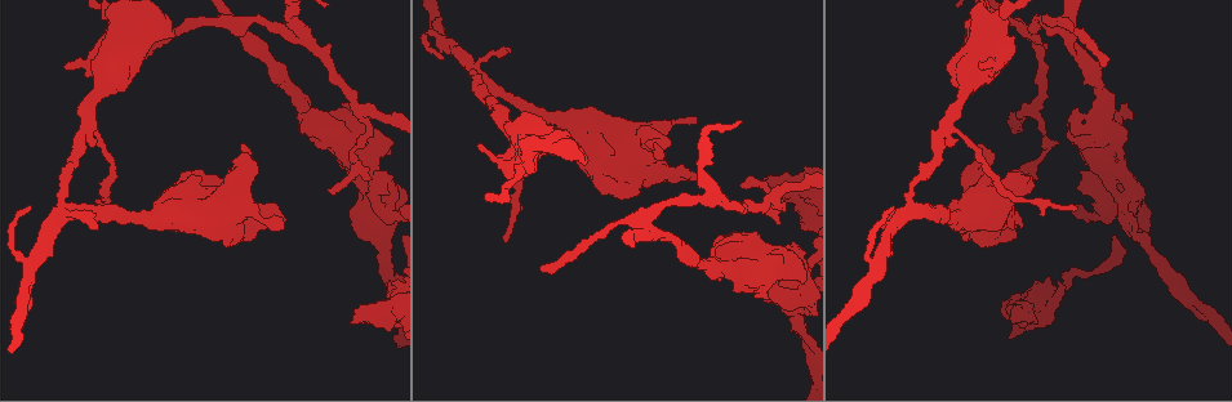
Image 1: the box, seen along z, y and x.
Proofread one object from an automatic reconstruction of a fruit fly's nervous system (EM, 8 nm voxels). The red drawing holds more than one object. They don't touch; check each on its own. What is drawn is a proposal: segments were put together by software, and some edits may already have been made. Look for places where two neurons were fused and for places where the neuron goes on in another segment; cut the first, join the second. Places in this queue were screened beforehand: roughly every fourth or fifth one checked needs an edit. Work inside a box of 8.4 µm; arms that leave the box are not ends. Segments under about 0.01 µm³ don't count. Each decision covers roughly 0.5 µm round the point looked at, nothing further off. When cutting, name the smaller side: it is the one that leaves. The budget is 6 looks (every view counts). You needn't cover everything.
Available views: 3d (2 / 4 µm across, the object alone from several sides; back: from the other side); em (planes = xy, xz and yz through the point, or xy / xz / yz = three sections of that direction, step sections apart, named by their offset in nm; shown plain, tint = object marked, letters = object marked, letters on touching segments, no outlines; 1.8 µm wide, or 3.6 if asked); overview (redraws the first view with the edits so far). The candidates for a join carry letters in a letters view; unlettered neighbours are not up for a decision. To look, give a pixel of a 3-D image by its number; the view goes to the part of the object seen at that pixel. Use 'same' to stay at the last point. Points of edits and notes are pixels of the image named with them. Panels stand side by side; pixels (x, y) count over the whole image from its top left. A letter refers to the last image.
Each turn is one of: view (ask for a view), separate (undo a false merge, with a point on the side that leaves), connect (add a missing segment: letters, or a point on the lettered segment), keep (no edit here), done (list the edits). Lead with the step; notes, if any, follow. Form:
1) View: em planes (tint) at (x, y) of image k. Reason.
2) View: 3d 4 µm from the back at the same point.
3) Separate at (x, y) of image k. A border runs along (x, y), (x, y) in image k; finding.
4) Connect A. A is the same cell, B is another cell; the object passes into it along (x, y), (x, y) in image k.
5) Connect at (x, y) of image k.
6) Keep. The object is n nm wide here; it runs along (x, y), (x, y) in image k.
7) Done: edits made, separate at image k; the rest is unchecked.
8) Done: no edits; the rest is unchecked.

View: 3d 4 µm at (1015, 322) of image 1. Free end.

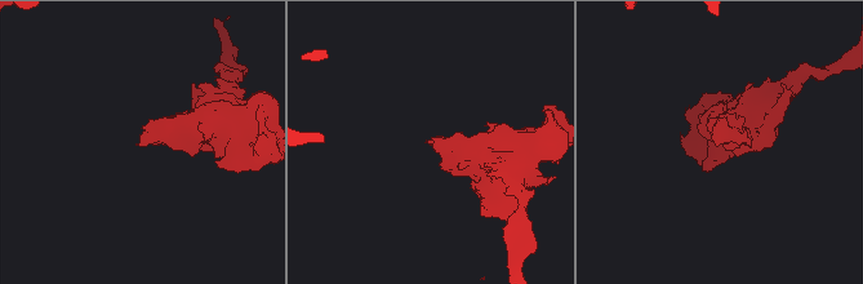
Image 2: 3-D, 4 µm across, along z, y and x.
View: em planes (letters) at (426, 141) of image 2. Now the EM.

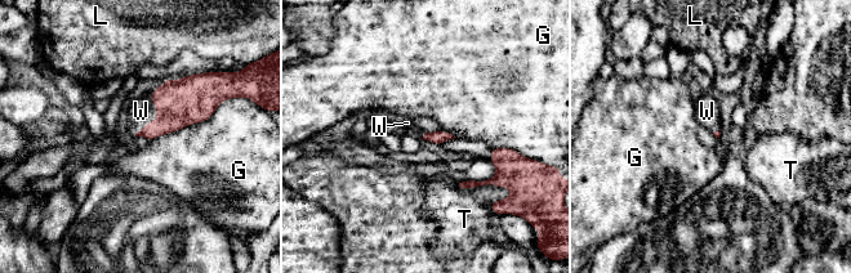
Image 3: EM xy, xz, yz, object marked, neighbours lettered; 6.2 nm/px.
Connect W. W is the same cell, G, L and T are other cells; the object passes into it along (192, 99), (157, 116), (141, 111) in image 3; the neuron continues.

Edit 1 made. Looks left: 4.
View: 3d 4 µm at (1102, 156) of image 1. Calibre changes.

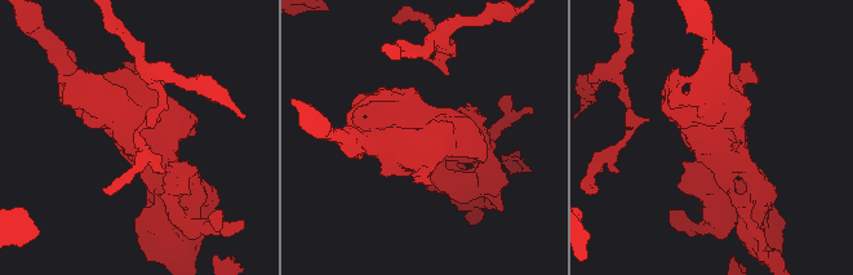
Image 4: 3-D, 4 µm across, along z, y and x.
View: em 3.6 µm yz step 8 (letters) at (715, 142) of image 4. Now the EM.

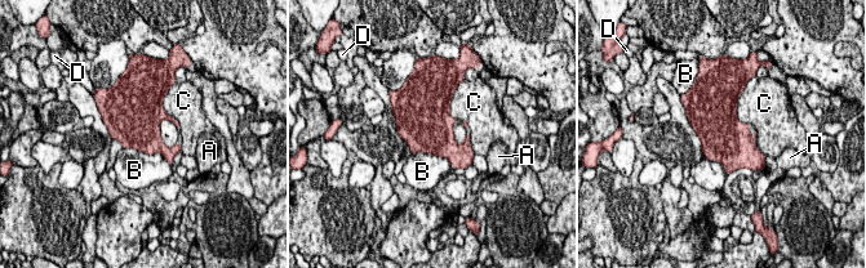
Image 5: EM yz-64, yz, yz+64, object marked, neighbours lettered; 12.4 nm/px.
Keep. The object is 600 nm wide here; A, B, C and D are other cells; a border runs along (123, 147), (159, 152), (171, 165) in image 5; one neuron here.

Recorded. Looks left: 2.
View: 3d 4 µm from the back at (650, 229) of image 1. Four arms meet.

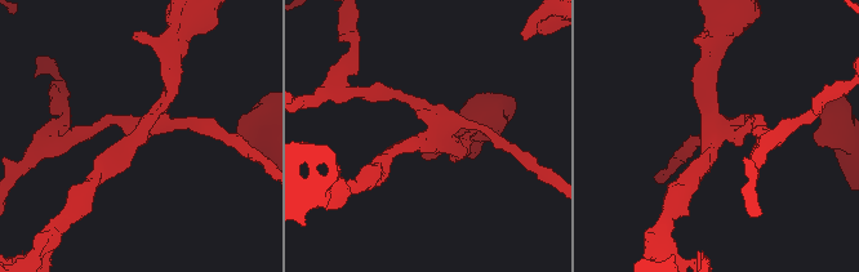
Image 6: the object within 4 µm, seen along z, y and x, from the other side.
View: em xy step 8 (letters) at (140, 136) of image 6. 4 arms meet here.

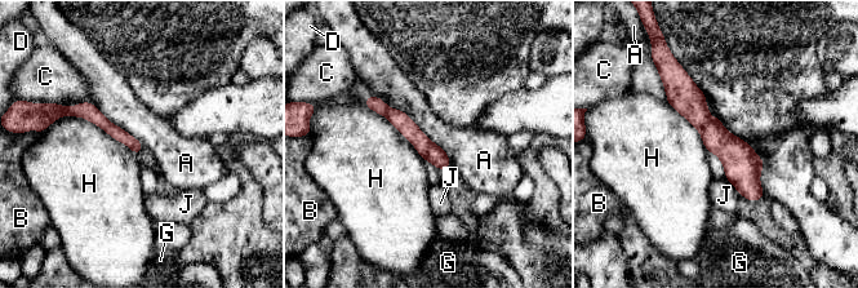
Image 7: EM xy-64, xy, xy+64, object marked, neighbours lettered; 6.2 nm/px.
Keep. The object is 80 nm wide here; A, B, C, D, G, H and J are other cells; it runs along (679, 79), (755, 198) in image 7; continuous, no second neuron.

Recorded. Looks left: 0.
Done: edits made, connect at image 3; the rest is unchecked.

